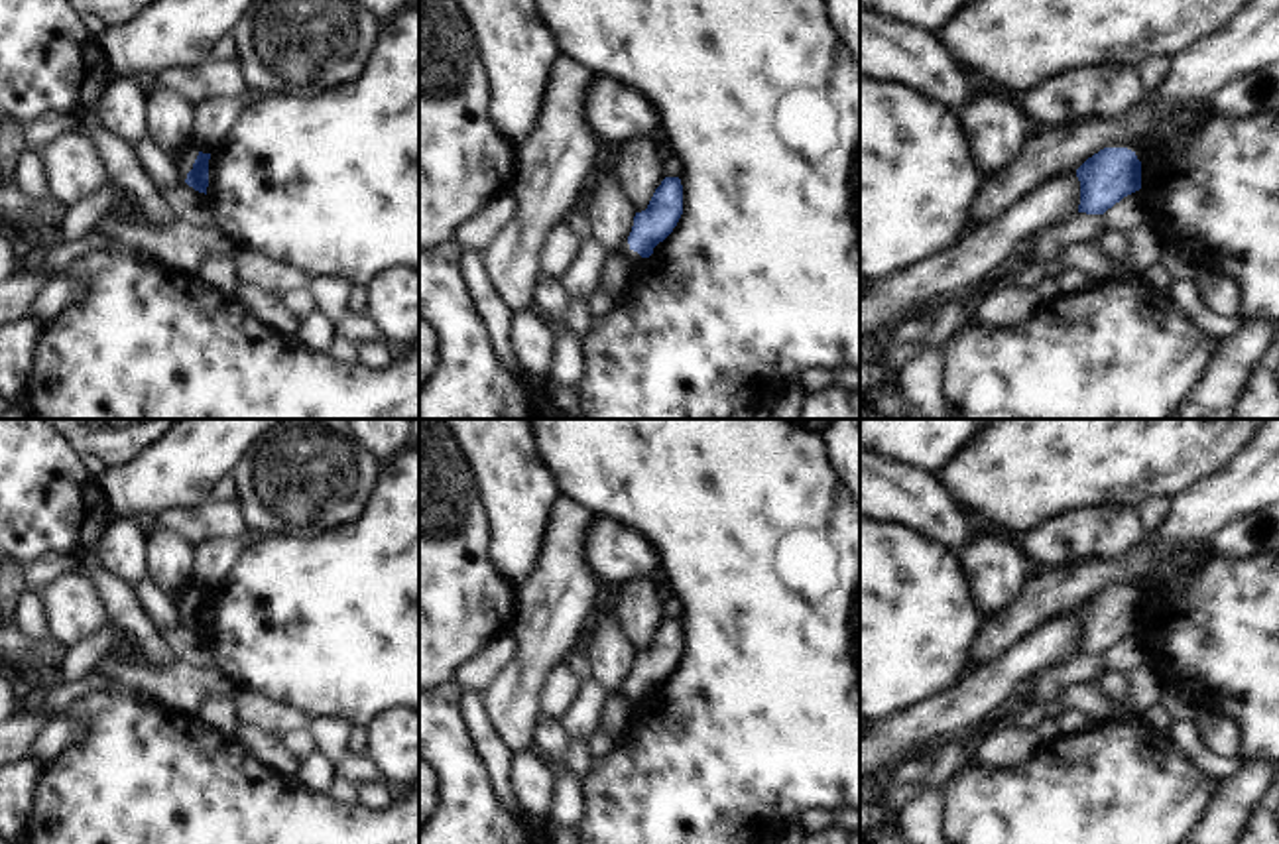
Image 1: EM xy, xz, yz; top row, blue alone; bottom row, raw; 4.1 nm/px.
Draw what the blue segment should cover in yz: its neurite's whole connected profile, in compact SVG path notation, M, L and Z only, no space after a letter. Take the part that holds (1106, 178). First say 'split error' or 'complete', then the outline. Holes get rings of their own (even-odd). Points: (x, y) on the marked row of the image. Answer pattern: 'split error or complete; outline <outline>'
complete; outline M1104 148L1078 169L1078 212L1104 214L1124 197L1141 189L1141 161L1127 148Z

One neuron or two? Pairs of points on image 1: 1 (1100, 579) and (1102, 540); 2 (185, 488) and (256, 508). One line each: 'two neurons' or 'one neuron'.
1: two neurons
2: two neurons

